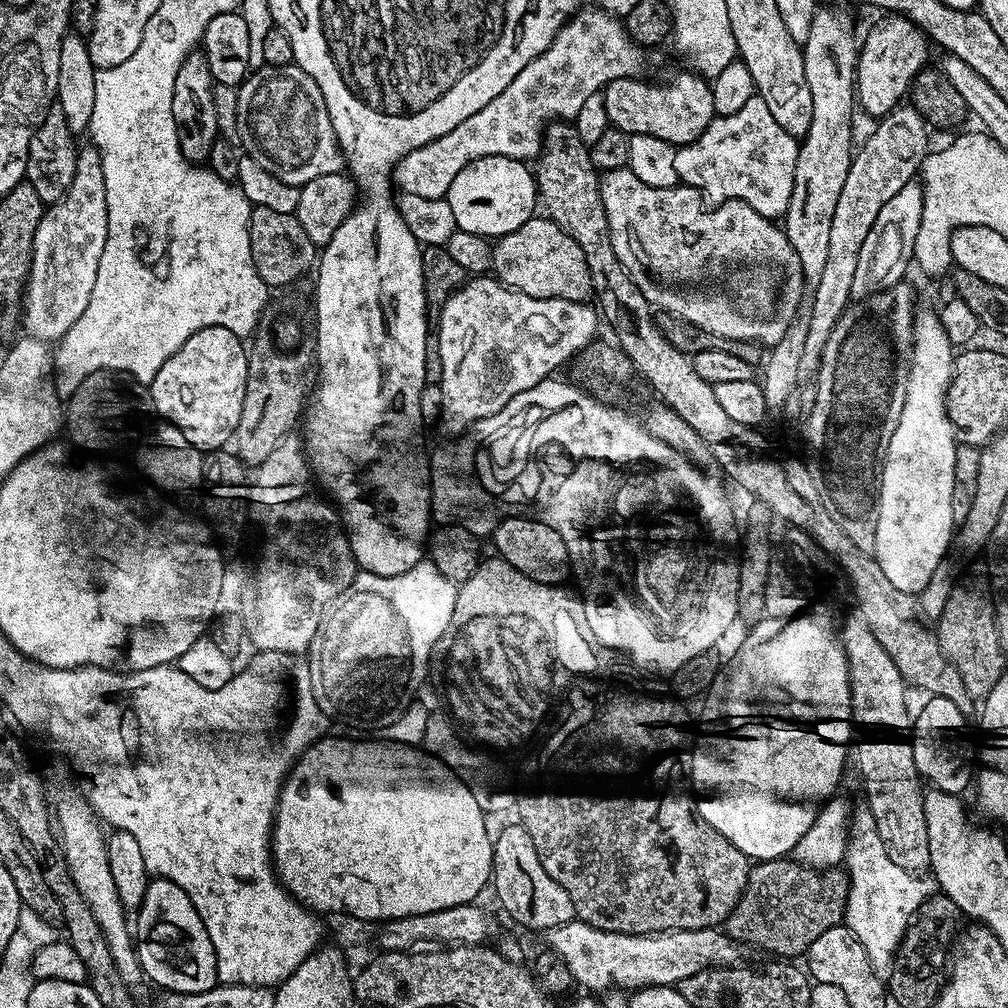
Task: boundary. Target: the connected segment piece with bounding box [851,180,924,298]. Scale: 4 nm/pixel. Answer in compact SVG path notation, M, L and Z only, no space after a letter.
M919 181L906 183L886 202L878 212L874 223L858 250L857 267L851 286L852 296L859 298L892 285L901 283L905 279L905 272L913 261L914 240L918 236L918 227L922 216L922 202L924 201L923 185Z

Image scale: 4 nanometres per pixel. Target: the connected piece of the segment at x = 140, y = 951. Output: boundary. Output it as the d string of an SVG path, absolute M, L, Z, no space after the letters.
M163 878L149 879L146 894L134 916L134 939L140 969L149 981L152 979L158 987L164 988L165 993L202 994L217 987L216 951L210 942L210 934L206 934L202 918L198 918L198 910L194 910L194 902L190 902L182 886Z

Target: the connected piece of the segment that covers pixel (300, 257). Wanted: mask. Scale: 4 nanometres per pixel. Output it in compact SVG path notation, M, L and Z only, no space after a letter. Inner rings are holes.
M253 207L250 214L250 254L262 282L276 289L283 284L294 283L311 268L313 271L318 260L318 245L310 242L306 230L302 230L302 222L298 222L295 214Z

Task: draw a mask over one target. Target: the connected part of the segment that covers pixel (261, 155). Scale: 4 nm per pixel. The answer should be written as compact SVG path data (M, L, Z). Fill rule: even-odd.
M296 63L265 64L264 67L249 71L236 93L238 98L239 147L252 159L287 184L301 185L318 178L318 174L344 172L346 165L340 143L334 134L334 122L330 122L330 110L326 110L326 98L318 90L318 82L306 74Z

